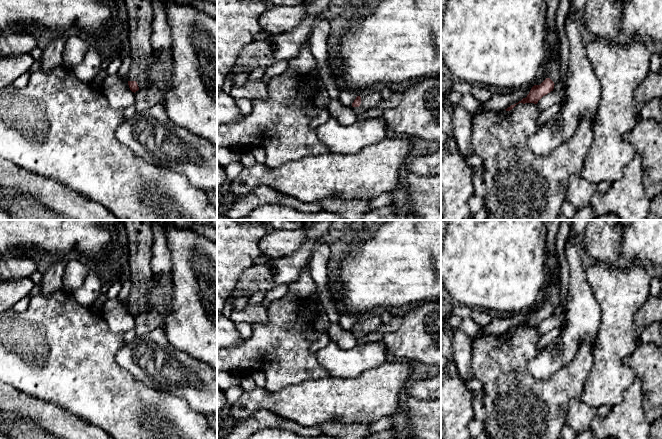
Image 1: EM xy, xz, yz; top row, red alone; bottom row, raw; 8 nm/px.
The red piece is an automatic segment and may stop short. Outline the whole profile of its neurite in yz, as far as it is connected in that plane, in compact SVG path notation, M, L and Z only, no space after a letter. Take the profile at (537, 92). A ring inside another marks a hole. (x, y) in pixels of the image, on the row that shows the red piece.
M547 0L547 20L546 20L547 31L546 31L546 38L545 38L545 40L546 40L546 47L548 48L549 53L550 53L550 59L553 60L553 62L552 62L552 64L551 64L551 68L550 68L549 73L548 73L548 76L547 76L547 78L546 78L540 85L534 85L534 86L531 88L531 90L530 90L530 92L529 92L529 94L527 95L526 98L523 98L523 99L522 99L521 101L519 101L518 103L516 103L516 104L514 104L514 105L511 105L511 106L508 107L507 109L505 109L506 111L512 110L512 109L513 109L517 104L519 104L519 103L523 103L523 104L525 104L525 103L534 103L534 104L537 104L538 101L539 101L543 96L545 96L545 95L547 95L548 93L550 93L551 91L553 91L554 85L555 85L555 84L558 82L558 80L559 80L559 76L560 76L560 52L559 52L560 41L559 41L559 38L558 38L557 29L556 29L556 27L555 27L556 12L557 12L557 9L558 9L558 6L559 6L559 2L560 2L560 0Z

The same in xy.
M125 0L130 25L127 39L130 46L131 66L128 85L132 92L150 84L148 69L153 64L151 45L153 6L150 0Z

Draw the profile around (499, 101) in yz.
M552 59L548 60L543 76L536 79L529 88L516 89L511 94L506 92L497 92L488 101L480 103L482 109L487 111L502 111L511 105L518 103L523 98L526 98L534 85L540 85L547 78L552 62Z

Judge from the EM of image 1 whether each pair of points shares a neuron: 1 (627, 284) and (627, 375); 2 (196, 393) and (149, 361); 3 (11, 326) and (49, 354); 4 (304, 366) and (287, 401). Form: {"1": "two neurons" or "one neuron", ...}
{"1": "one neuron", "2": "one neuron", "3": "one neuron", "4": "two neurons"}

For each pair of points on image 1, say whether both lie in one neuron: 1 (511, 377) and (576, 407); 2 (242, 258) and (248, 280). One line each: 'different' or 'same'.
1: different
2: different

